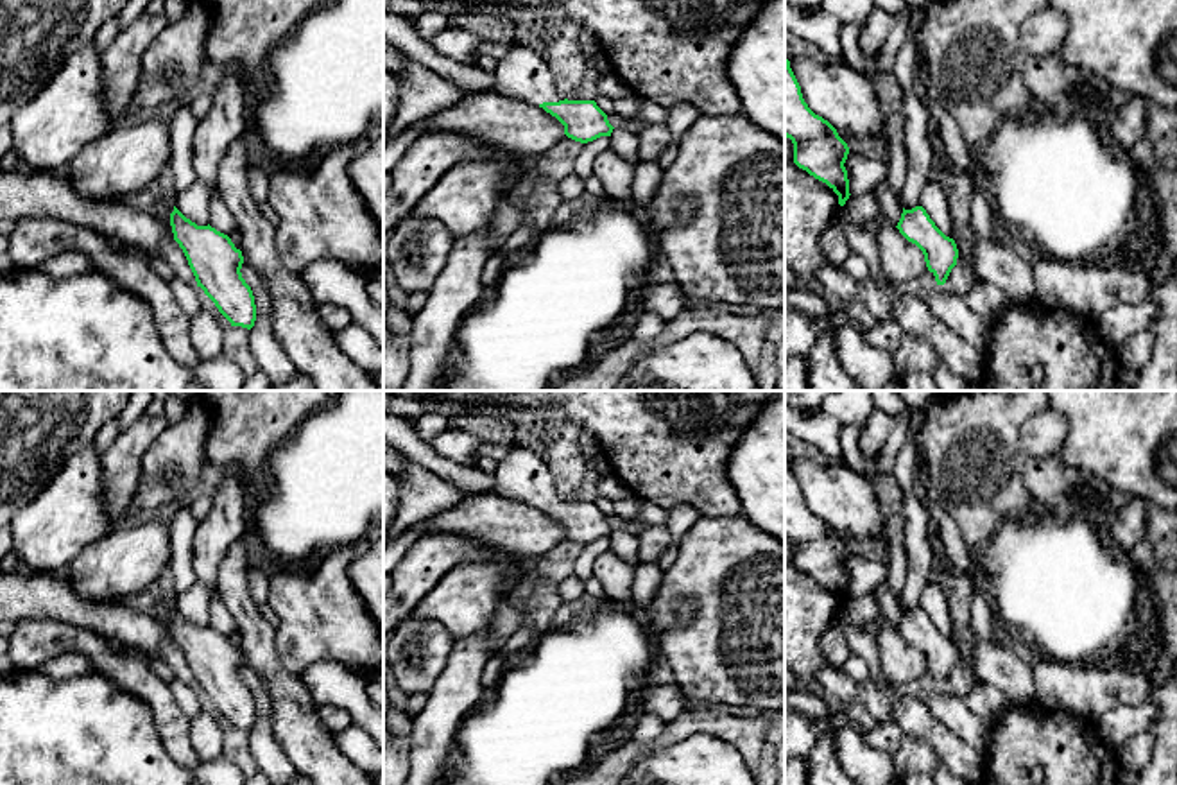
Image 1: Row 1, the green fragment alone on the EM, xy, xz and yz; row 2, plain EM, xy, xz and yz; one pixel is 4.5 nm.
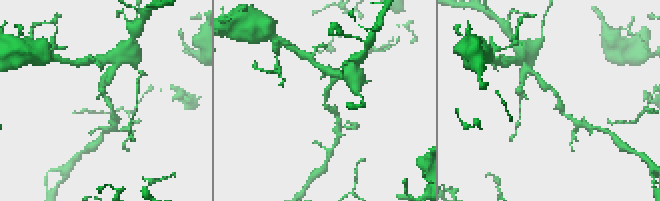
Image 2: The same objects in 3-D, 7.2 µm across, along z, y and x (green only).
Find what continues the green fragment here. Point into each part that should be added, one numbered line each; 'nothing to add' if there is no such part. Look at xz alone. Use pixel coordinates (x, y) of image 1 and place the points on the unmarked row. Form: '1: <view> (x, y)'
1: xz (524, 475)

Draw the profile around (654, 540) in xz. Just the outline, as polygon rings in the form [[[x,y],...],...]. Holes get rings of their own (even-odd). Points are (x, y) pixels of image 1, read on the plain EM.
[[[649,525],[638,536],[638,556],[641,563],[657,561],[670,547],[672,536],[666,525]]]

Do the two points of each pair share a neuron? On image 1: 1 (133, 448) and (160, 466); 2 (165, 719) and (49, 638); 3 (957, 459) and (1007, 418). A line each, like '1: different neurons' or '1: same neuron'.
1: different neurons
2: same neuron
3: same neuron

